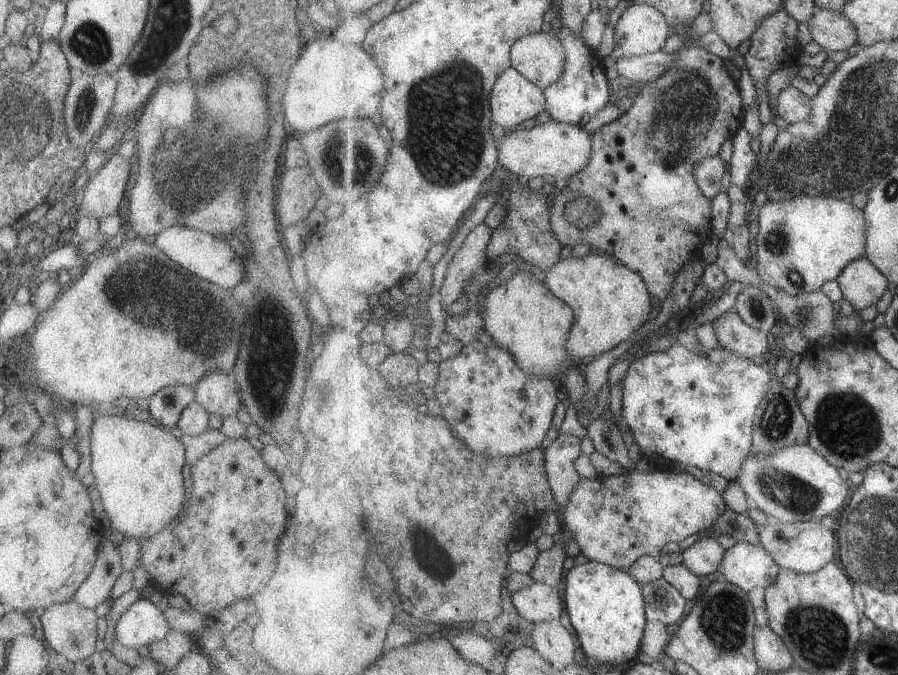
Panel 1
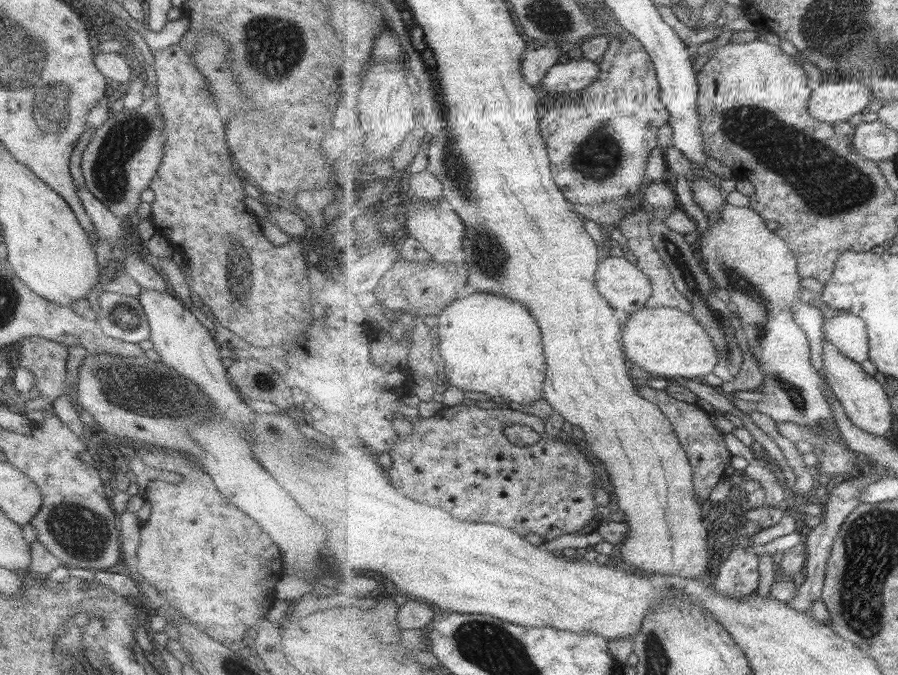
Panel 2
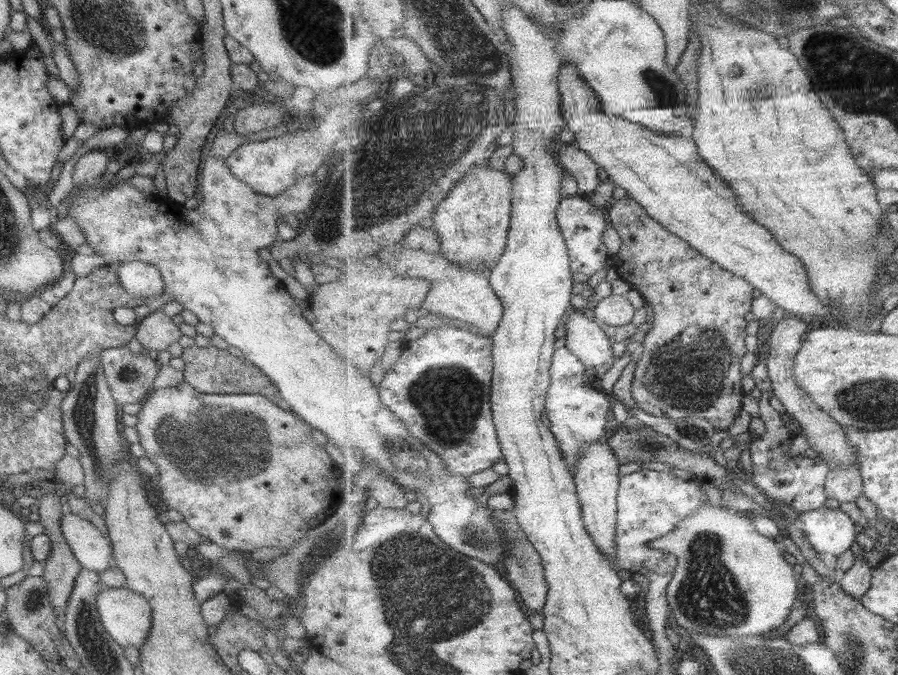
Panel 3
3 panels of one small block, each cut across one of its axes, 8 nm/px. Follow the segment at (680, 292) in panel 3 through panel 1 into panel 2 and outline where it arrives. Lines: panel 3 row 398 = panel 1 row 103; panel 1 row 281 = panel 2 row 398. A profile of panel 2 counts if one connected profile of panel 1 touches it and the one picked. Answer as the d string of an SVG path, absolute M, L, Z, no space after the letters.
M647 384L644 386L637 385L636 388L643 398L657 404L663 410L663 414L671 420L671 424L675 428L674 432L685 450L687 450L691 466L694 468L695 496L699 500L707 499L707 496L713 492L713 488L726 477L725 472L729 470L732 457L729 448L727 448L727 442L723 438L724 434L713 426L711 413L701 409L697 403L676 400L673 396L669 396L665 389L651 388Z

